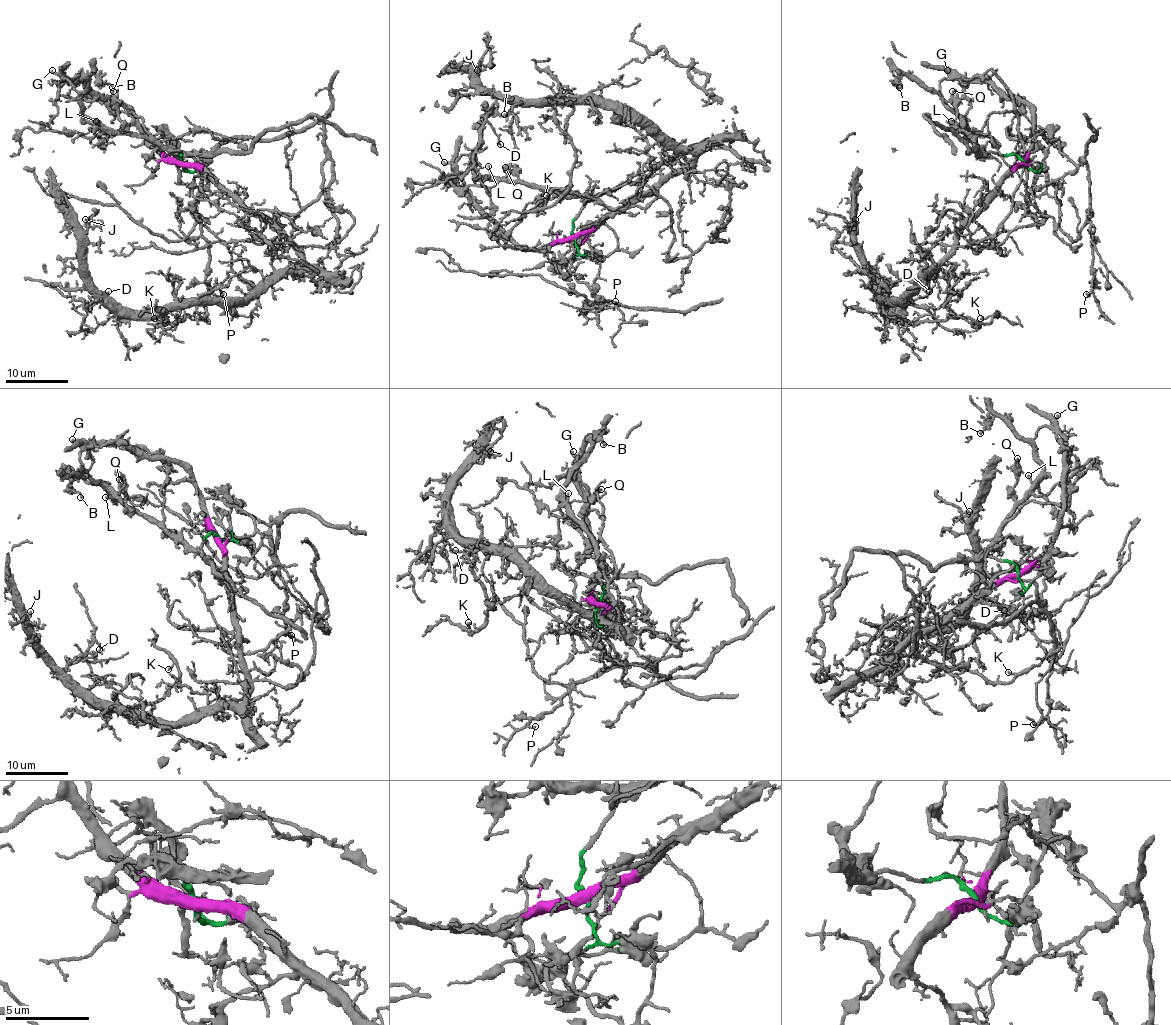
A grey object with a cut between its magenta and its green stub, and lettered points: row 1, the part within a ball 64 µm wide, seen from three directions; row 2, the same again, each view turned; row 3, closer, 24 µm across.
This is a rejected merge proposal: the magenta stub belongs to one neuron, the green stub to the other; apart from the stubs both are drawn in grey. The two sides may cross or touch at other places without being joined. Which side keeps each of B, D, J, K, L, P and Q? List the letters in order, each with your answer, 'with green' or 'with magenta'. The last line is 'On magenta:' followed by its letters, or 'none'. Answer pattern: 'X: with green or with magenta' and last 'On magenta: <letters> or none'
B: with green
D: with magenta
J: with magenta
K: with magenta
L: with green
P: with green
Q: with green
On magenta: D, J, K

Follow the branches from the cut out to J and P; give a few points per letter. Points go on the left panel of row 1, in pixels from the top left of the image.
J: (182, 164), (253, 208), (298, 265), (242, 299), (117, 309), (89, 276), (84, 219)
P: (182, 164), (174, 141), (204, 164), (196, 219), (209, 244), (205, 285), (215, 295), (223, 293)

